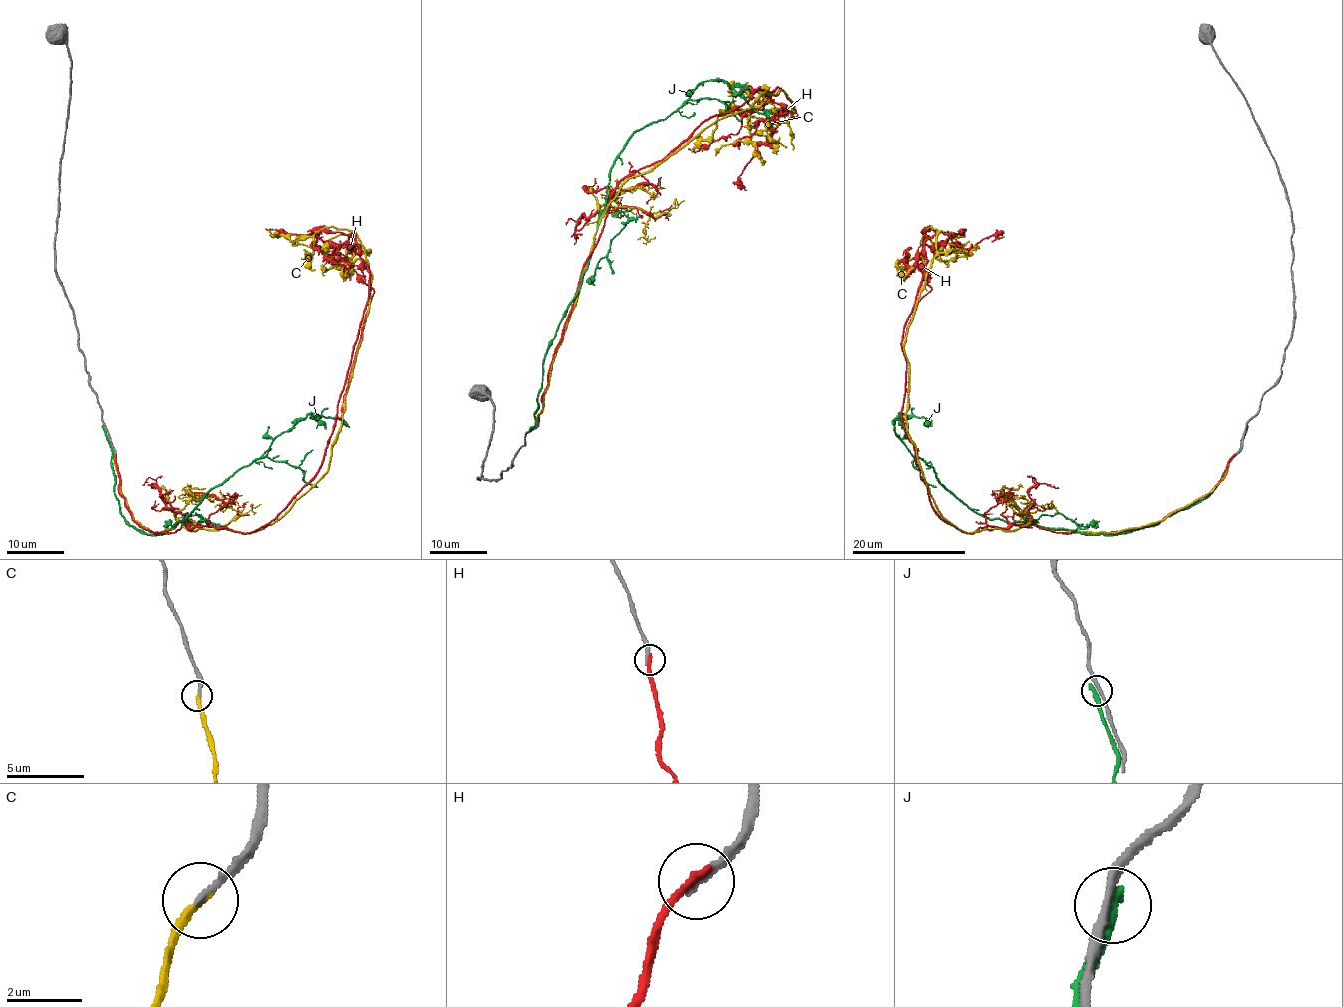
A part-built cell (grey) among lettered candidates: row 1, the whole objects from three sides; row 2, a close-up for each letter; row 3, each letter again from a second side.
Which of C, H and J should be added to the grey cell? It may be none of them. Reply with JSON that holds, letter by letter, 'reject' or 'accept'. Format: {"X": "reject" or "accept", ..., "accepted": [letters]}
{"C": "accept", "H": "reject", "J": "reject", "accepted": ["C"]}

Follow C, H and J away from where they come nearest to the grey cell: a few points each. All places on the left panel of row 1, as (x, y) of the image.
C: (113, 457), (153, 532), (255, 532), (326, 471), (371, 272), (355, 233), (269, 229)
H: (116, 455), (120, 494), (151, 532), (252, 532), (316, 472), (368, 302), (366, 265), (339, 232), (265, 229)
J: (104, 428), (120, 512), (146, 534), (163, 534), (309, 414), (349, 427)

